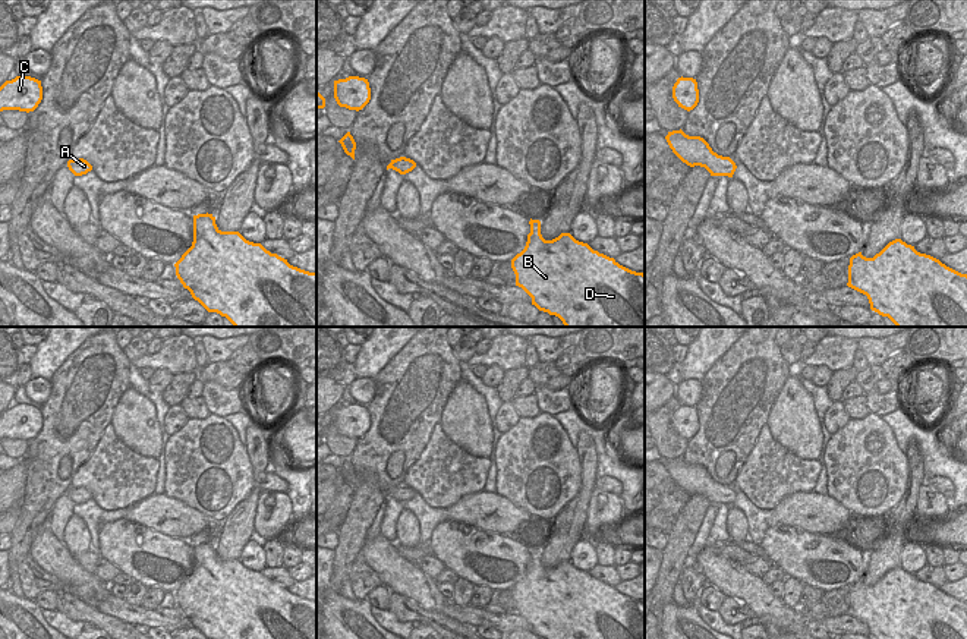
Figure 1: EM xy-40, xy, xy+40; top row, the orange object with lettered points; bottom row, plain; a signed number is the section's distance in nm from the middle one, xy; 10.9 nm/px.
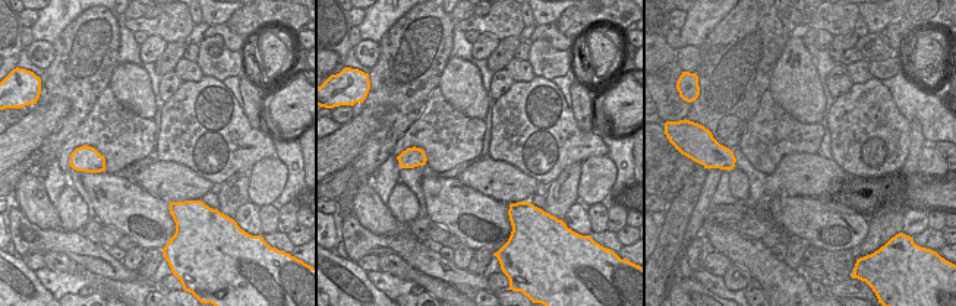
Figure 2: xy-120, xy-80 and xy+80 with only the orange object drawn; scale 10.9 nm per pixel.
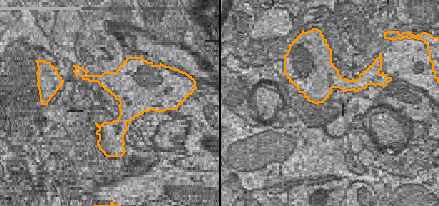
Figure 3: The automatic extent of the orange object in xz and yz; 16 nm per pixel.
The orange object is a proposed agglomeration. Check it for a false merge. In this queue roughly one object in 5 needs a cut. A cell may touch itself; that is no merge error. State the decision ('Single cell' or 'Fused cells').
Single cell.

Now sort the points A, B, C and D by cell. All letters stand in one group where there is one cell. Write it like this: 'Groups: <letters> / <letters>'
Groups: A B C D.

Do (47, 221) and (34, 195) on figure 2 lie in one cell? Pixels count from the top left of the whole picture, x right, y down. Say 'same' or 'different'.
same

